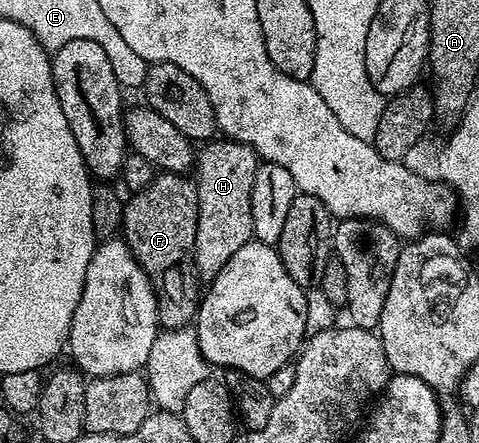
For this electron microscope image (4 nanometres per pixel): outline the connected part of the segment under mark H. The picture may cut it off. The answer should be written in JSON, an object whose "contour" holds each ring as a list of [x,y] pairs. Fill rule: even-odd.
{"contour":[[[209,140],[199,147],[194,158],[194,181],[198,192],[198,232],[194,236],[194,264],[201,283],[211,282],[222,268],[226,268],[226,260],[242,248],[242,244],[253,241],[252,213],[250,212],[250,192],[254,192],[254,176],[258,159],[256,153],[246,144],[231,140]]]}

